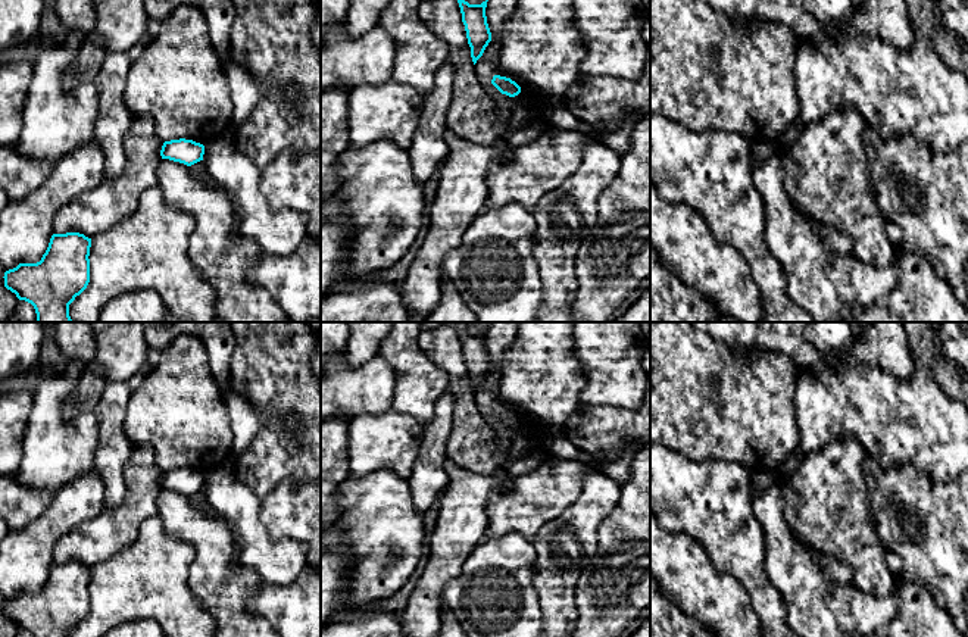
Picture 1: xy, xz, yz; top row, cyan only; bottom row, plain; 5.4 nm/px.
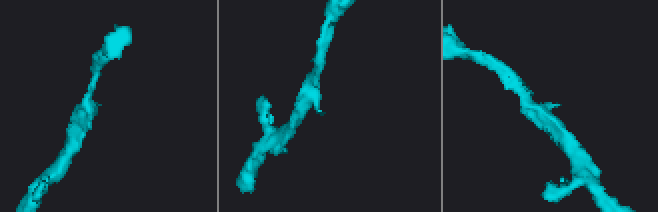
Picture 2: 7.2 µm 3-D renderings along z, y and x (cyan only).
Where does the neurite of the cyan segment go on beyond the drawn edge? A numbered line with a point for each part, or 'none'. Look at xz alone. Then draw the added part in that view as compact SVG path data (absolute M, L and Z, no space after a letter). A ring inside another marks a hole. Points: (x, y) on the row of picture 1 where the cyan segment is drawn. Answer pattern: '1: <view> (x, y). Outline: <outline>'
none

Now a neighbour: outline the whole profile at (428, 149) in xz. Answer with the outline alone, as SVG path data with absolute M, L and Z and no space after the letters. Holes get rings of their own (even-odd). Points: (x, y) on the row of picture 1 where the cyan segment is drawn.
M449 60L444 62L434 76L433 90L424 96L422 115L408 149L413 178L421 185L428 182L449 154L444 134L447 131L446 115L453 97L455 75L453 65Z

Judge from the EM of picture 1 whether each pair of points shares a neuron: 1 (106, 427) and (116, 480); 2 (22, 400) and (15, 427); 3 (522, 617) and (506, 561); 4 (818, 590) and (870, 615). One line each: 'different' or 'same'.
1: same
2: same
3: same
4: same

